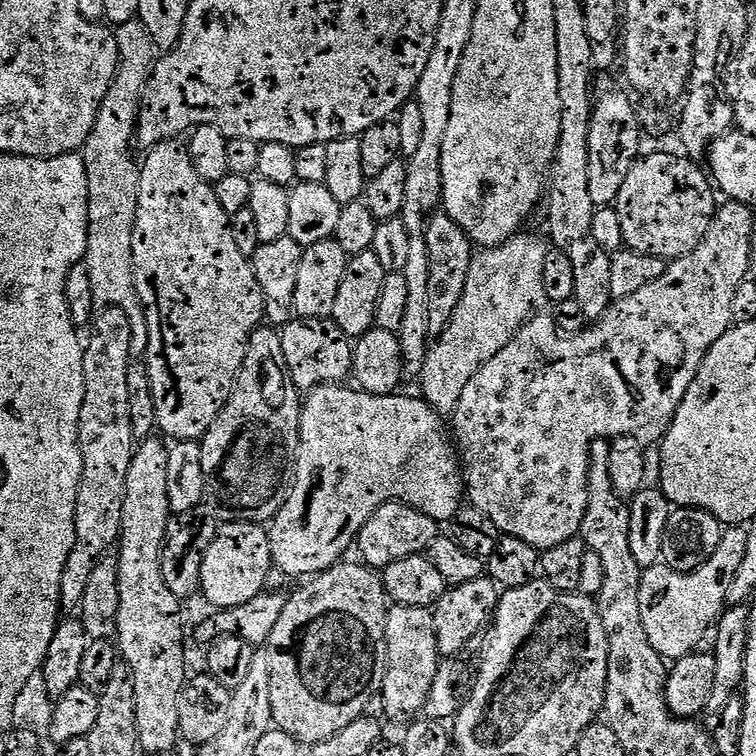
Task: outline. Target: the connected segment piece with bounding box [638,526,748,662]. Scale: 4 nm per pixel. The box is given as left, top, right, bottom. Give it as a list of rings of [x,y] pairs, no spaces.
[[[728,526],[725,527],[718,550],[714,550],[712,557],[702,566],[698,566],[698,570],[676,572],[663,566],[643,569],[638,590],[638,606],[642,606],[642,626],[646,626],[646,638],[650,638],[650,646],[654,646],[654,650],[658,650],[658,654],[664,657],[665,661],[675,662],[697,651],[703,645],[700,643],[703,642],[704,635],[706,640],[713,631],[716,621],[726,607],[726,590],[730,590],[734,574],[738,574],[738,566],[742,566],[742,558],[746,558],[747,541],[747,527]]]

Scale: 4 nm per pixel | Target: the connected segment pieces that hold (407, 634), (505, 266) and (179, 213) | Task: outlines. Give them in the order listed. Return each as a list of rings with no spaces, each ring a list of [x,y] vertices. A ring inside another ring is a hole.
[[[393,603],[386,618],[386,654],[388,669],[379,703],[384,703],[384,712],[390,719],[411,721],[423,713],[442,659],[438,650],[438,630],[434,630],[433,609]]]
[[[521,230],[506,242],[502,242],[493,248],[480,248],[470,262],[470,274],[466,274],[466,290],[462,290],[462,302],[458,302],[458,310],[454,310],[454,318],[446,326],[441,336],[435,337],[434,343],[428,350],[428,361],[420,372],[419,395],[432,409],[440,413],[441,417],[451,417],[458,406],[458,398],[462,398],[462,390],[466,390],[470,378],[498,354],[514,338],[514,334],[520,327],[532,319],[539,304],[545,303],[542,290],[542,270],[546,263],[546,254],[550,250],[550,244],[543,235],[536,232]]]
[[[173,138],[158,142],[153,148],[147,149],[145,160],[140,164],[140,189],[138,190],[138,214],[134,222],[134,238],[132,239],[132,257],[136,267],[136,293],[144,307],[148,323],[148,355],[146,363],[150,374],[150,386],[153,387],[154,410],[157,411],[156,422],[159,431],[164,431],[165,437],[172,436],[173,441],[194,440],[203,441],[210,426],[218,418],[224,408],[224,403],[230,398],[233,386],[236,385],[236,375],[240,373],[242,362],[248,353],[248,343],[252,332],[261,327],[264,320],[264,299],[258,286],[258,278],[252,269],[252,261],[240,249],[236,241],[236,232],[232,229],[233,217],[222,208],[215,196],[213,185],[207,184],[194,170],[194,162],[190,162],[188,145],[183,139]]]

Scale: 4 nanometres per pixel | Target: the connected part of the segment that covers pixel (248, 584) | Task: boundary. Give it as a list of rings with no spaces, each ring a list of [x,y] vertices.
[[[223,523],[213,535],[206,557],[203,558],[201,595],[215,609],[230,609],[256,597],[265,589],[270,570],[273,569],[269,531],[260,524]]]

